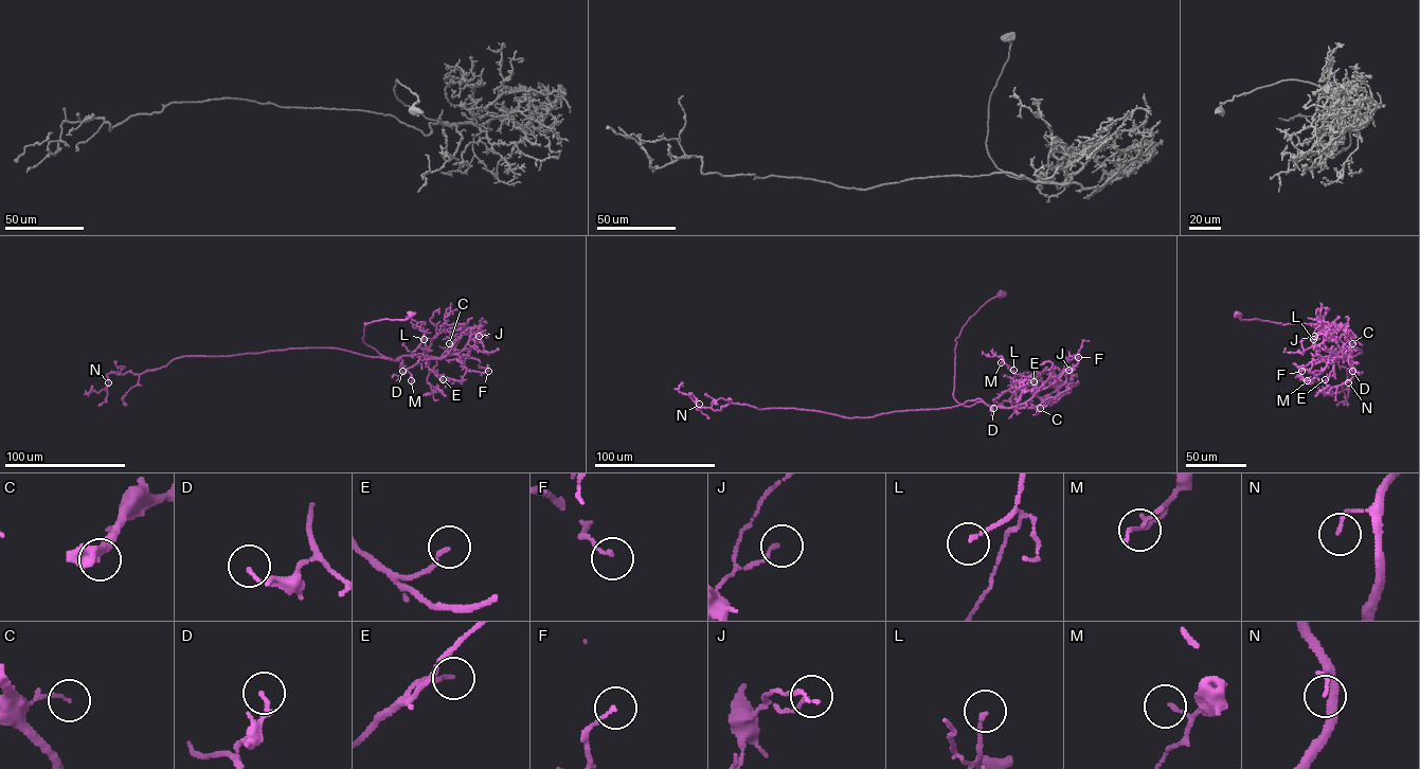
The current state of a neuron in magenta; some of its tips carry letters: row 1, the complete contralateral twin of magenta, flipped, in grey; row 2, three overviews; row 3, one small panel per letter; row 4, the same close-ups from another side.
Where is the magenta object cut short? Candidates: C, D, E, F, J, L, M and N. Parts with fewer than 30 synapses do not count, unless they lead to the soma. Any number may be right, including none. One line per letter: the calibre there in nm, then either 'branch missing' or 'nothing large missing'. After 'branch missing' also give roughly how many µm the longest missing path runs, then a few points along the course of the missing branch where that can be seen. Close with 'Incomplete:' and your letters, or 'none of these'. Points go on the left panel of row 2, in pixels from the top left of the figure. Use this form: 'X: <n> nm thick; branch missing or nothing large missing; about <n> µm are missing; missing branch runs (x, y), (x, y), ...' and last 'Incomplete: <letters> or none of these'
C: 120 nm thick; nothing large missing
D: 130 nm thick; nothing large missing
E: 130 nm thick; branch missing; about 20 µm are missing
F: 130 nm thick; nothing large missing
J: 120 nm thick; nothing large missing
L: 130 nm thick; nothing large missing
M: 110 nm thick; nothing large missing
N: 110 nm thick; nothing large missing
Incomplete: E

